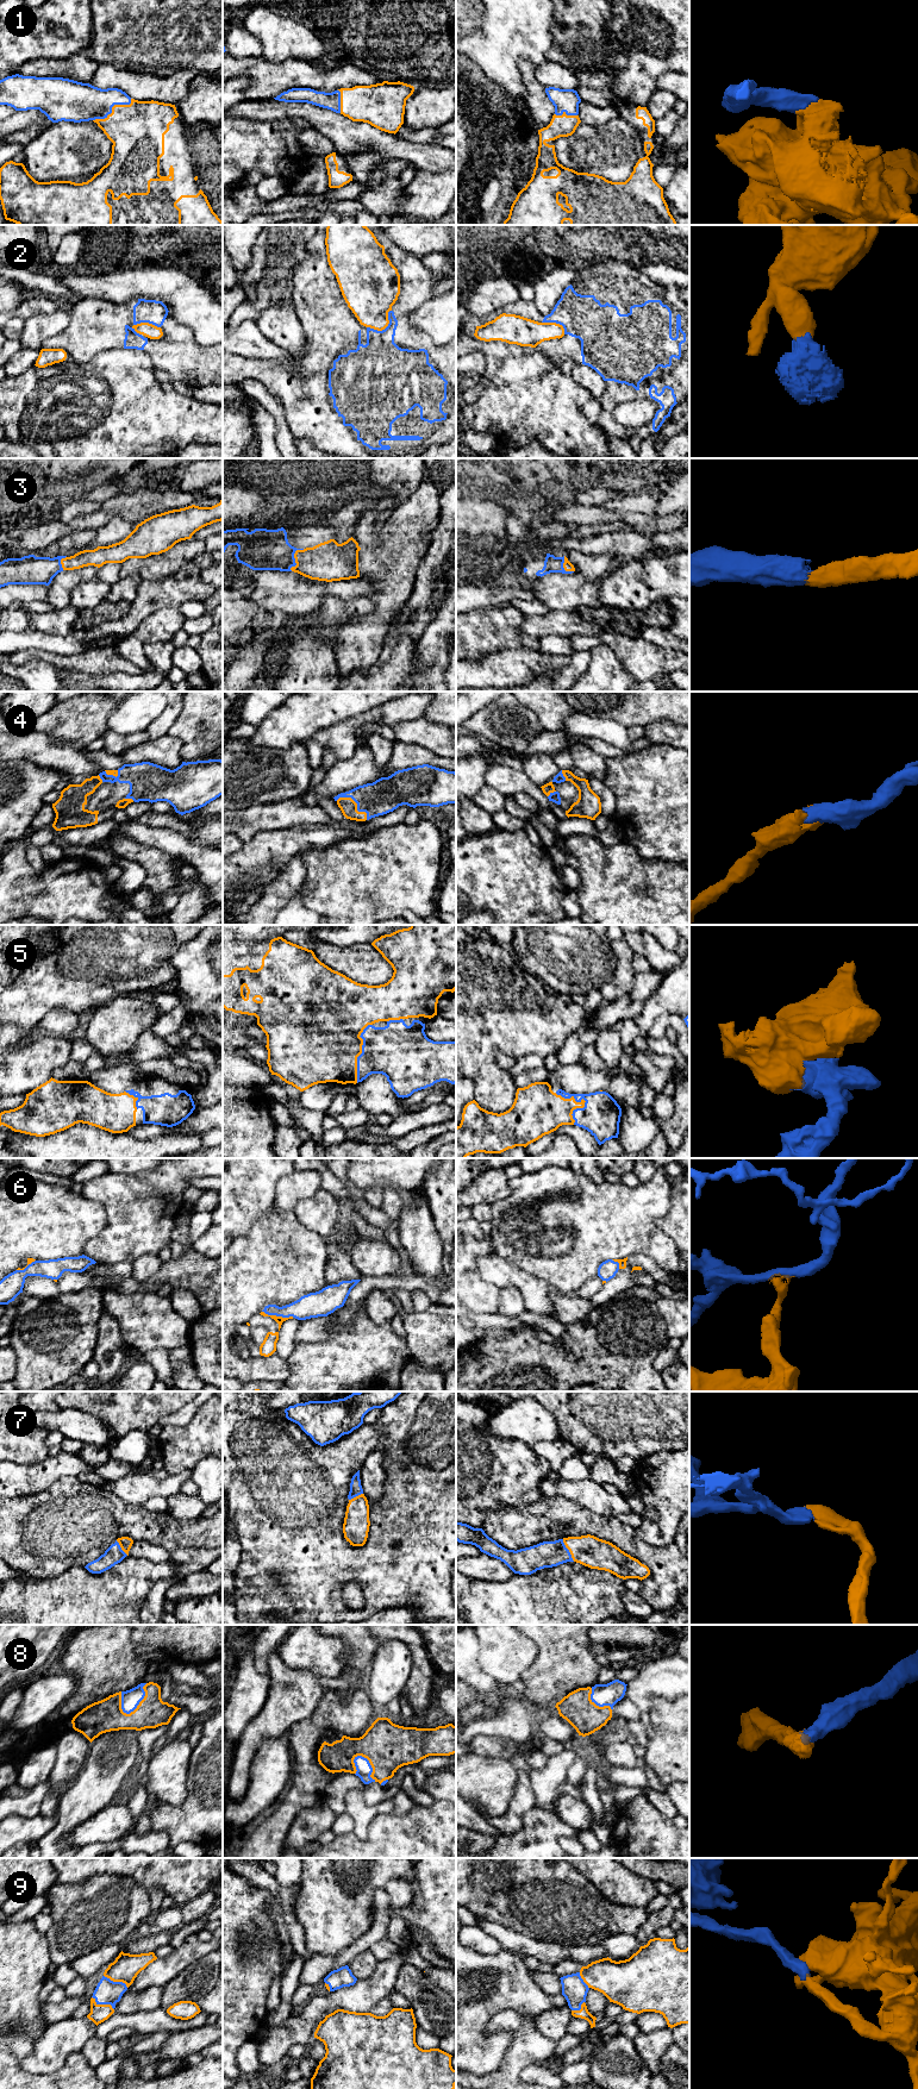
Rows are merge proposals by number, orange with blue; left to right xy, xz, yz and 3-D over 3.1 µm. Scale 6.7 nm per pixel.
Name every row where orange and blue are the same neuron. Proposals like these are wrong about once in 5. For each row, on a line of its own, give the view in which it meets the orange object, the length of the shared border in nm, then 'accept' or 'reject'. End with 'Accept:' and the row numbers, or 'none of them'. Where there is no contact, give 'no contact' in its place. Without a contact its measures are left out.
1: xy | 300 nm | accept
2: xz | 200 nm | reject
3: xz | 180 nm | accept
4: xz | 260 nm | accept
5: yz | 260 nm | accept
6: xz | 220 nm | reject
7: yz | 170 nm | accept
8: xy | 260 nm | accept
9: xy | 180 nm | accept
Accept: 1, 3, 4, 5, 7, 8, 9

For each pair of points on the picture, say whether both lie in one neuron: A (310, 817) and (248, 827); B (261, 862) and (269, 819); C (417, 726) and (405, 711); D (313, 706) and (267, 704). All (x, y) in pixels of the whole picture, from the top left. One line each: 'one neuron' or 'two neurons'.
A: one neuron
B: two neurons
C: two neurons
D: two neurons

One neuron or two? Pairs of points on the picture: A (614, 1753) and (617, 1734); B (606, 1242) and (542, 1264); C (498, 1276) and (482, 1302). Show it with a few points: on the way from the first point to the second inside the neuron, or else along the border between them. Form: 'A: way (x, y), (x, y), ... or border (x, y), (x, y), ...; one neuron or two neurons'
A: border (626, 1740), (617, 1740), (607, 1749); two neurons
B: way (591, 1242), (584, 1242), (568, 1257), (557, 1259); one neuron
C: border (476, 1262), (480, 1275), (499, 1288); two neurons

